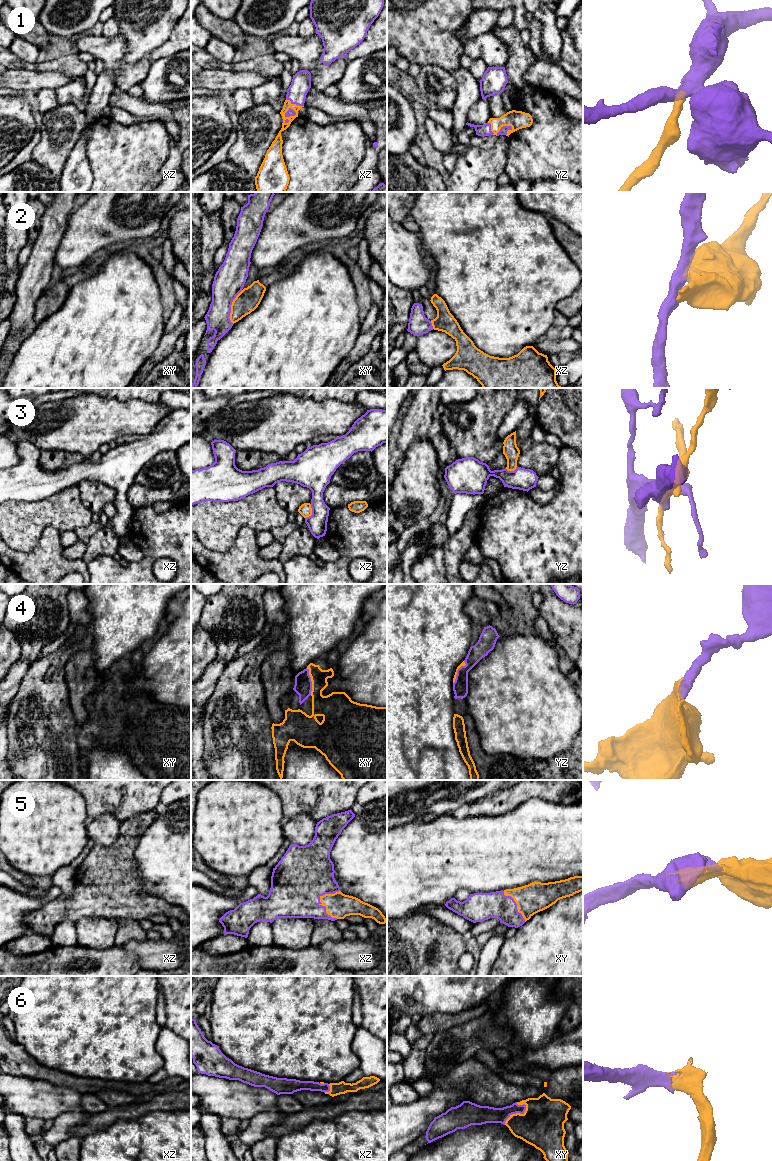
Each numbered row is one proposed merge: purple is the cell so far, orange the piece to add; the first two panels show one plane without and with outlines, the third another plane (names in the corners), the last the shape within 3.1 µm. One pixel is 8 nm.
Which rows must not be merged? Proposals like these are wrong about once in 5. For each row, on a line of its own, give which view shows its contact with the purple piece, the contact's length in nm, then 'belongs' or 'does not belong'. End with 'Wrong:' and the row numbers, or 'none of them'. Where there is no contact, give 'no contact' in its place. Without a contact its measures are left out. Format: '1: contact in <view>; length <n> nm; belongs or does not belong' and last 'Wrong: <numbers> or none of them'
1: contact in xz; length 140 nm; belongs
2: contact in xy; length 280 nm; does not belong
3: contact in xz; length 130 nm; does not belong
4: contact in xy; length 220 nm; belongs
5: contact in xz; length 240 nm; belongs
6: contact in xy; length 240 nm; belongs
Wrong: 2, 3

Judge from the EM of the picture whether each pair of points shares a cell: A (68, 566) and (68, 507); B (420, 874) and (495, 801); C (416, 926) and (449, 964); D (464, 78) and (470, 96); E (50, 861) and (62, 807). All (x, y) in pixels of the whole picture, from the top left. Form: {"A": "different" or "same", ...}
{"A": "different", "B": "different", "C": "same", "D": "same", "E": "same"}

